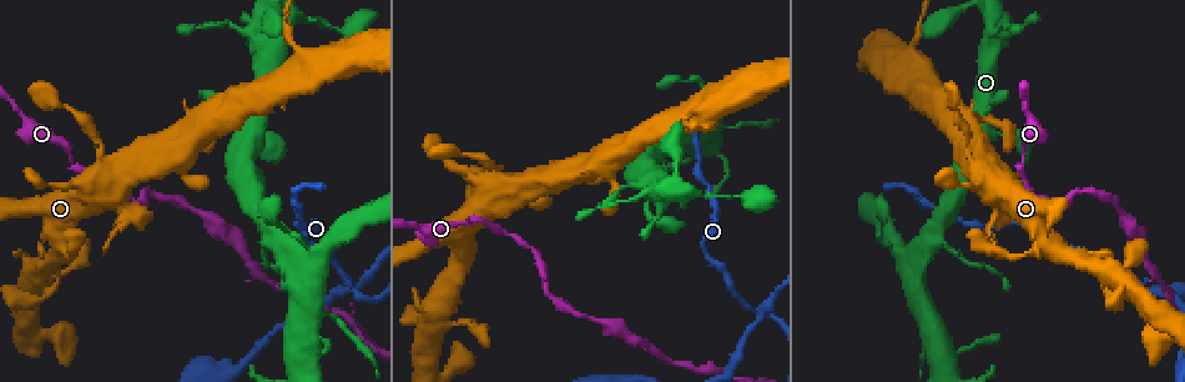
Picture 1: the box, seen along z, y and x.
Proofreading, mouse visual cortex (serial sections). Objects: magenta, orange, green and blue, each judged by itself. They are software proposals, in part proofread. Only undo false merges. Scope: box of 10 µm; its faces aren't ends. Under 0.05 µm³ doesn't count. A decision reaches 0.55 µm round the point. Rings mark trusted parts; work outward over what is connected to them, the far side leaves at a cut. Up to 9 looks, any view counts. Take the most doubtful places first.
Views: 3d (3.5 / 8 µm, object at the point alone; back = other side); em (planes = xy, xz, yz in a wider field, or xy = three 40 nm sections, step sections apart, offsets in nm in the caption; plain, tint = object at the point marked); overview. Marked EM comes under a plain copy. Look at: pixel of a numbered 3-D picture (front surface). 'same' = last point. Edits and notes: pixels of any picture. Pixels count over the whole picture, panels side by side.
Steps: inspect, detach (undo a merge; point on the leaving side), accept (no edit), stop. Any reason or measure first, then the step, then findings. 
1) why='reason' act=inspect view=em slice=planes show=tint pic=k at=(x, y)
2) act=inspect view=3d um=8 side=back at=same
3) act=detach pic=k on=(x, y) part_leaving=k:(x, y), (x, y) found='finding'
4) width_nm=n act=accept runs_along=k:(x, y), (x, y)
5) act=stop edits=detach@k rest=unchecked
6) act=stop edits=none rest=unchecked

why='a narrow waist' act=inspect view=3d um=3.5 pic=1 at=(740, 302)

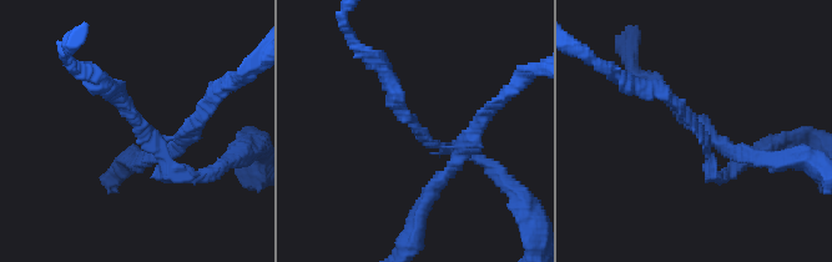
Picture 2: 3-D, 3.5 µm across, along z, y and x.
arms=4 arm_widths_nm=150,200,200,200 act=inspect view=em slice=xy step=5 show=tint pic=2 at=(423, 130)

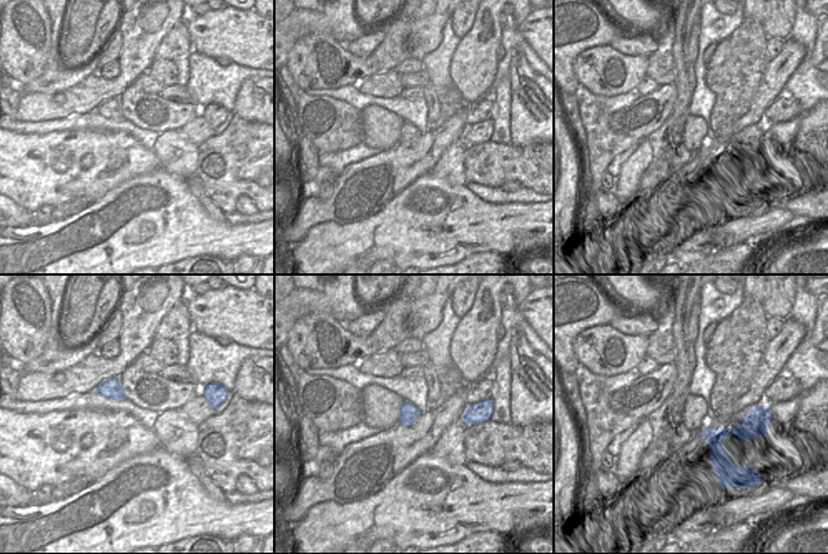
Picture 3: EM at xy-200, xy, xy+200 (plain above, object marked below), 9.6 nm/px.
act=accept runs_along=2:(636, 84), (741, 152) found='all the same cell'

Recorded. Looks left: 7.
act=inspect view=3d um=8 pic=1 at=(916, 69)

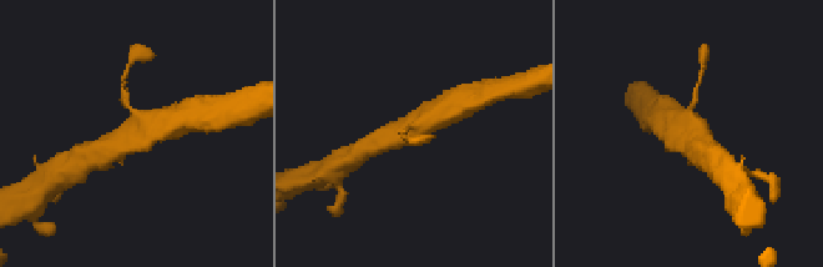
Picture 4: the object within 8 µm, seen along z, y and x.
act=inspect view=3d um=3.5 at=same

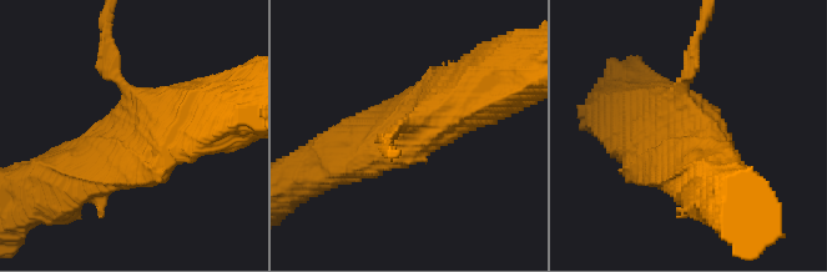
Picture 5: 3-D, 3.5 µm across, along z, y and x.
act=inspect view=em slice=xy step=3 show=tint pic=5 at=(414, 134)

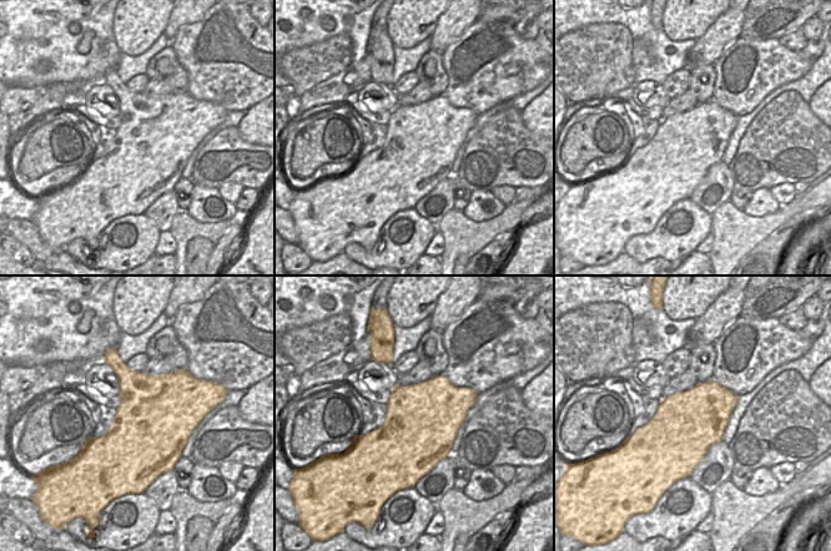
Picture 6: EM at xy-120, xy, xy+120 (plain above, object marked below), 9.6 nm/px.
act=accept runs_along=5:(67, 179), (144, 151), (201, 110) found='all the same cell'

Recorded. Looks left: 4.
why='a narrow waist' act=inspect view=3d um=3.5 side=back pic=1 at=(1022, 159)

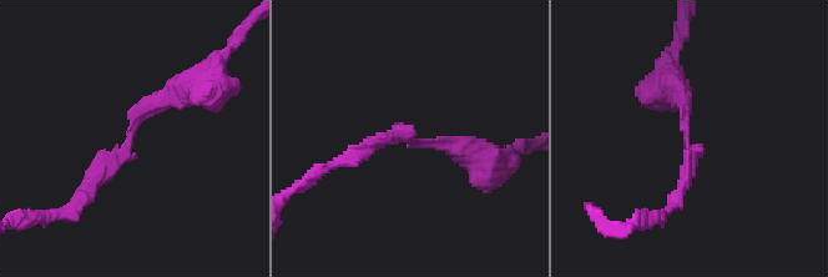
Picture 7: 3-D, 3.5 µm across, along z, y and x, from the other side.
arm_widths_nm=200,200 why='shape alone is not enough' act=inspect view=em slice=xy step=2 show=tint pic=7 at=(403, 139)

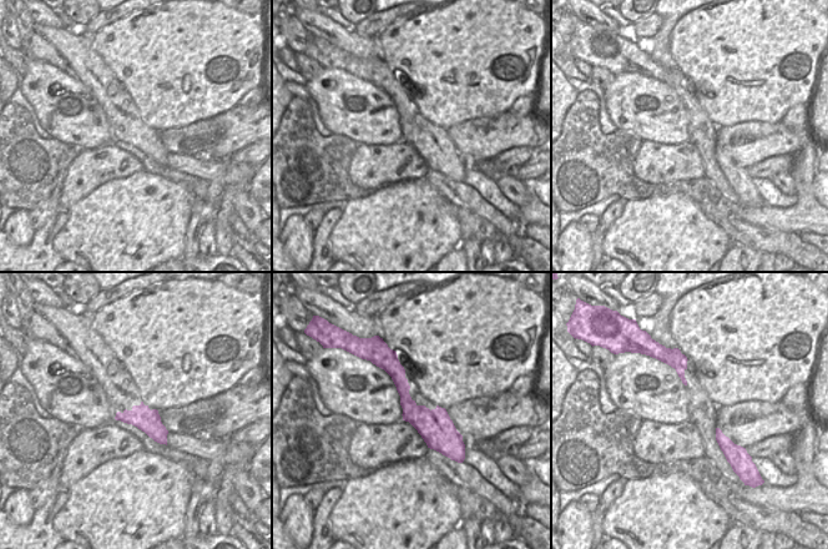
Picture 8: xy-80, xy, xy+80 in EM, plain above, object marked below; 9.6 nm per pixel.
act=accept runs_along=8:(392, 362), (405, 401), (447, 452) found='continuous, no second cell'

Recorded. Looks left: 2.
why='thick turns thin' act=inspect view=3d um=3.5 pic=1 at=(67, 251)

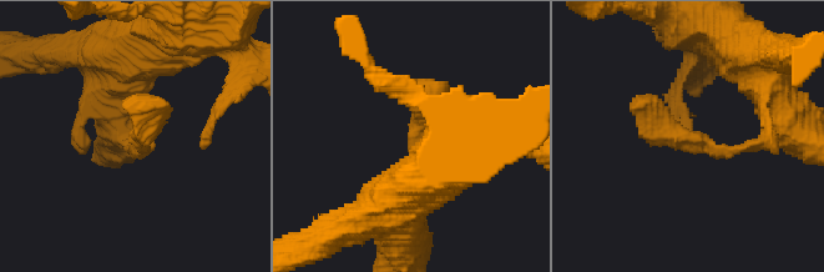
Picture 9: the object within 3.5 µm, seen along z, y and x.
arm_widths_nm=200,350 act=inspect view=em slice=planes show=tint pic=9 at=(138, 142)

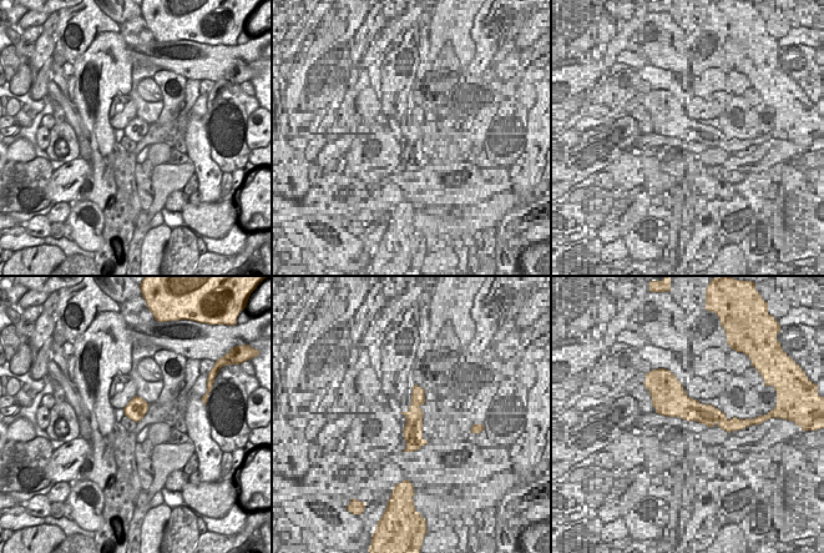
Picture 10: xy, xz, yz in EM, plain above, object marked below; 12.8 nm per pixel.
act=accept runs_along=9:(768, 140), (714, 151), (637, 105) found='one cell here'

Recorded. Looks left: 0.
act=stop edits=none rest=unchecked

